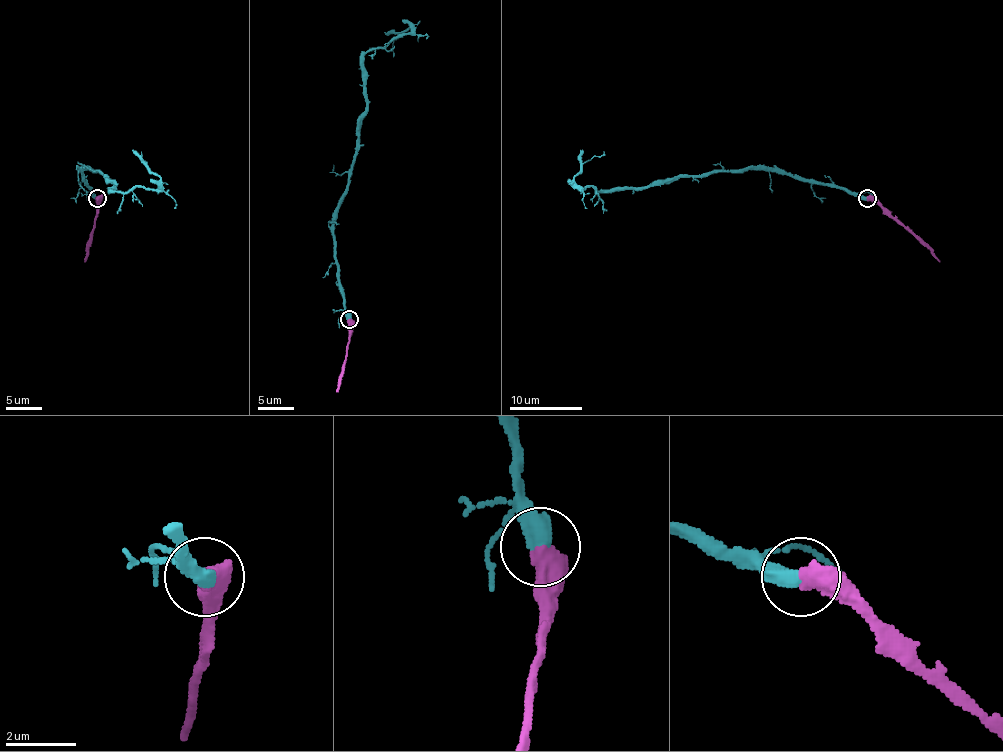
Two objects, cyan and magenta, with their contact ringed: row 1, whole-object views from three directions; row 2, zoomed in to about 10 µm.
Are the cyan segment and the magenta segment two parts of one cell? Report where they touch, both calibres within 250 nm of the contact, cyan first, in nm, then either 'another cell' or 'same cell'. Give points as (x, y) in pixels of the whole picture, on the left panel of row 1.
at (97, 198); 550 nm thick on the cyan side, 650 nm on the other; same cell

